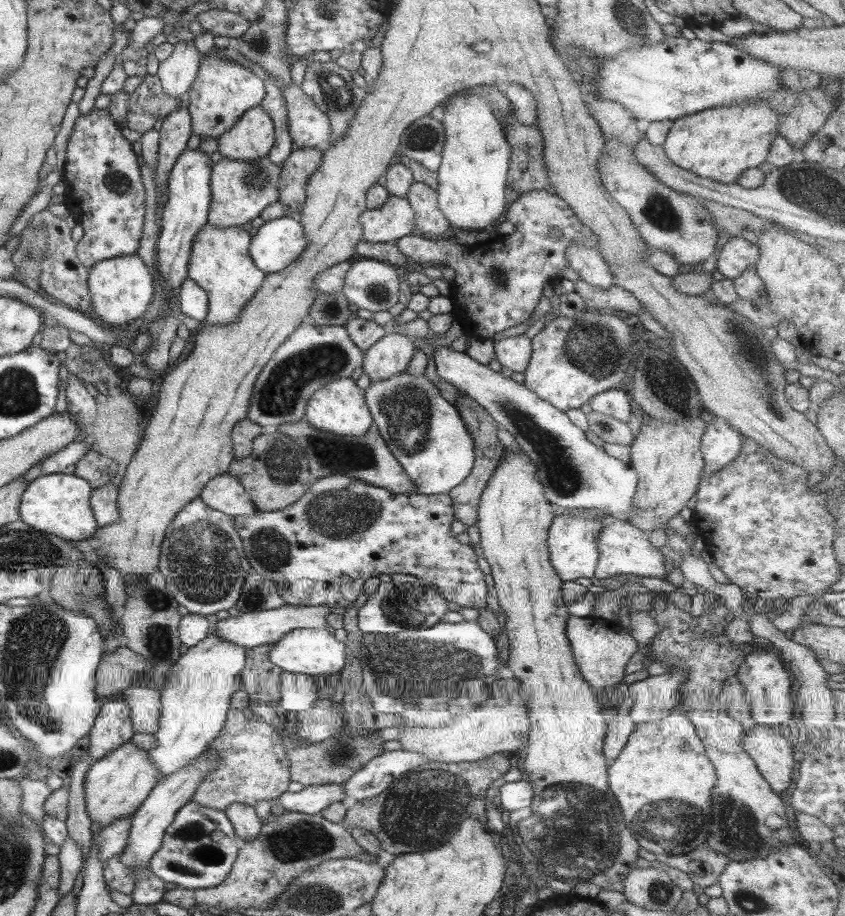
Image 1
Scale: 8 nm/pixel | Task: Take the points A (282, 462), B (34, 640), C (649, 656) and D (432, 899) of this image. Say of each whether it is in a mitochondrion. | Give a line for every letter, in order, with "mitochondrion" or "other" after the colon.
A: mitochondrion
B: mitochondrion
C: other
D: other

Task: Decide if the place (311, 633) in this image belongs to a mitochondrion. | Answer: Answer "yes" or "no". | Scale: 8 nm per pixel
no

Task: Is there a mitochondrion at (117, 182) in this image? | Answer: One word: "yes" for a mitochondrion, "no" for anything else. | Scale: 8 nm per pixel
yes

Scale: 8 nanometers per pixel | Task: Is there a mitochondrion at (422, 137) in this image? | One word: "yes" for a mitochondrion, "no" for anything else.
yes

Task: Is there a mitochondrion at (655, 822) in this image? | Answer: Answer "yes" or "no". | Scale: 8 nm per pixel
yes

